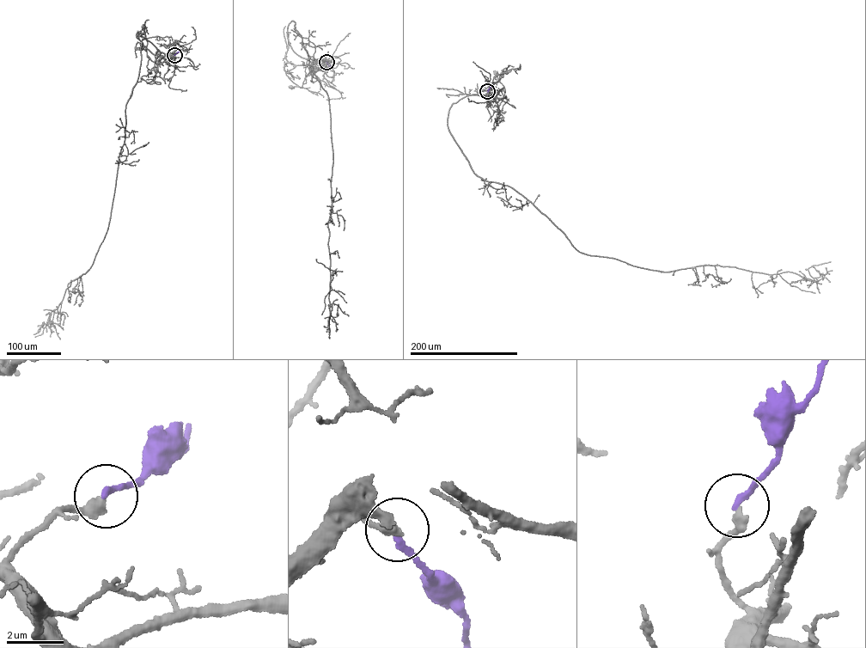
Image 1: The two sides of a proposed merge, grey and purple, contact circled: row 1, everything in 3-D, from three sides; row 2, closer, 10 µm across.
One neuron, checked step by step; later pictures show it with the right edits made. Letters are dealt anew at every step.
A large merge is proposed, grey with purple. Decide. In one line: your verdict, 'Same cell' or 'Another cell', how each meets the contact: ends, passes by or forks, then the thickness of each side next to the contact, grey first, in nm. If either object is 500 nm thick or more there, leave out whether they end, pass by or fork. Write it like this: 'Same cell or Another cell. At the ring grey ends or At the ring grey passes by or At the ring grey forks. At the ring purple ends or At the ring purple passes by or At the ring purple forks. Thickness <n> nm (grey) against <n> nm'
Another cell. At the ring grey ends. At the ring purple ends. Thickness 360 nm (grey) against 240 nm

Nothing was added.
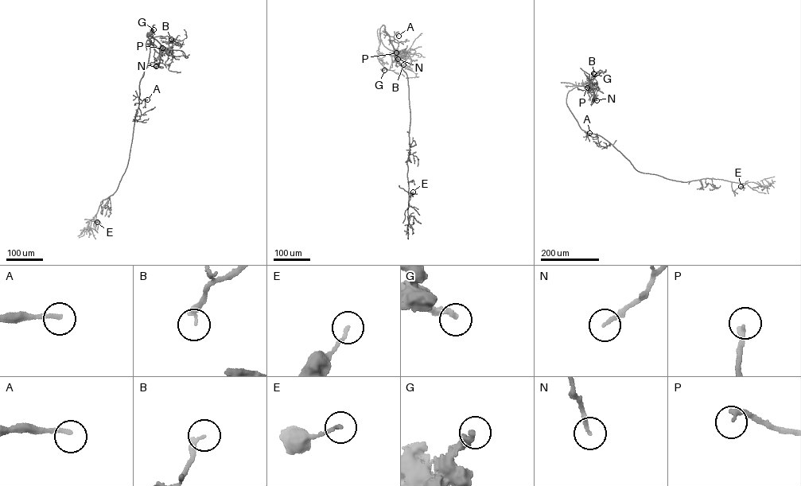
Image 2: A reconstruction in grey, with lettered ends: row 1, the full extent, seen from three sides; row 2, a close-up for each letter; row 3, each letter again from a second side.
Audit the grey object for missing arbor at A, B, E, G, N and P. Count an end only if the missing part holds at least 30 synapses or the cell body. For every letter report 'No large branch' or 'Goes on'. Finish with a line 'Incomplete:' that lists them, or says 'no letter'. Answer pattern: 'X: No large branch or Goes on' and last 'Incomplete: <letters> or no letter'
A: No large branch
B: No large branch
E: No large branch
G: No large branch
N: No large branch
P: Goes on
Incomplete: P

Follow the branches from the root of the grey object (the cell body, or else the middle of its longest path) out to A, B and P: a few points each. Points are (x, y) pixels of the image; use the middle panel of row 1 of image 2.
A: (383, 69), (388, 70), (396, 56), (383, 44), (380, 27), (385, 25), (392, 44), (394, 34), (398, 36)
B: (383, 69), (389, 69), (398, 52), (406, 56), (403, 64)
P: (383, 69), (389, 69), (396, 52)

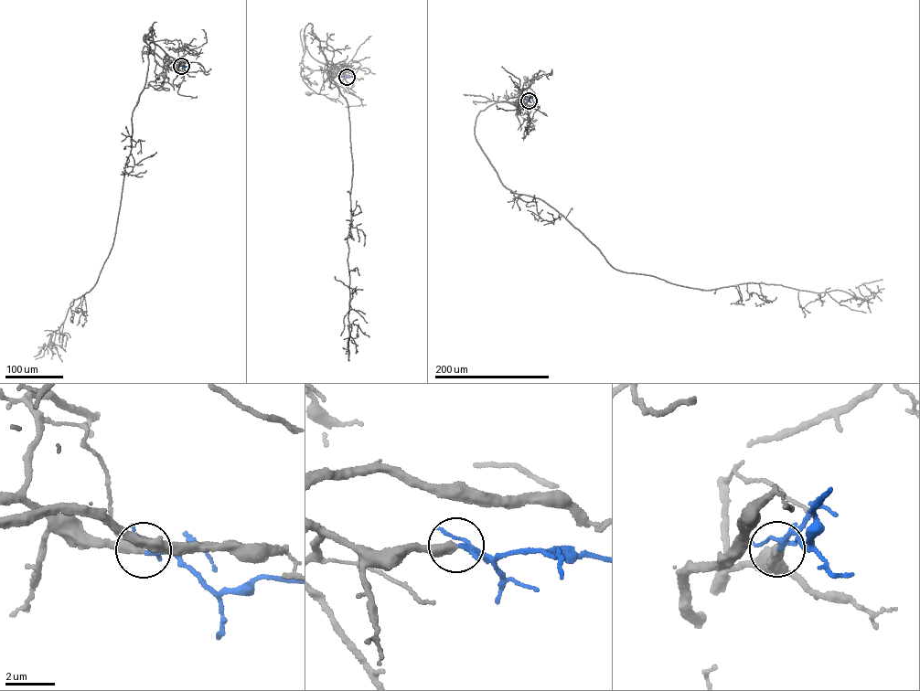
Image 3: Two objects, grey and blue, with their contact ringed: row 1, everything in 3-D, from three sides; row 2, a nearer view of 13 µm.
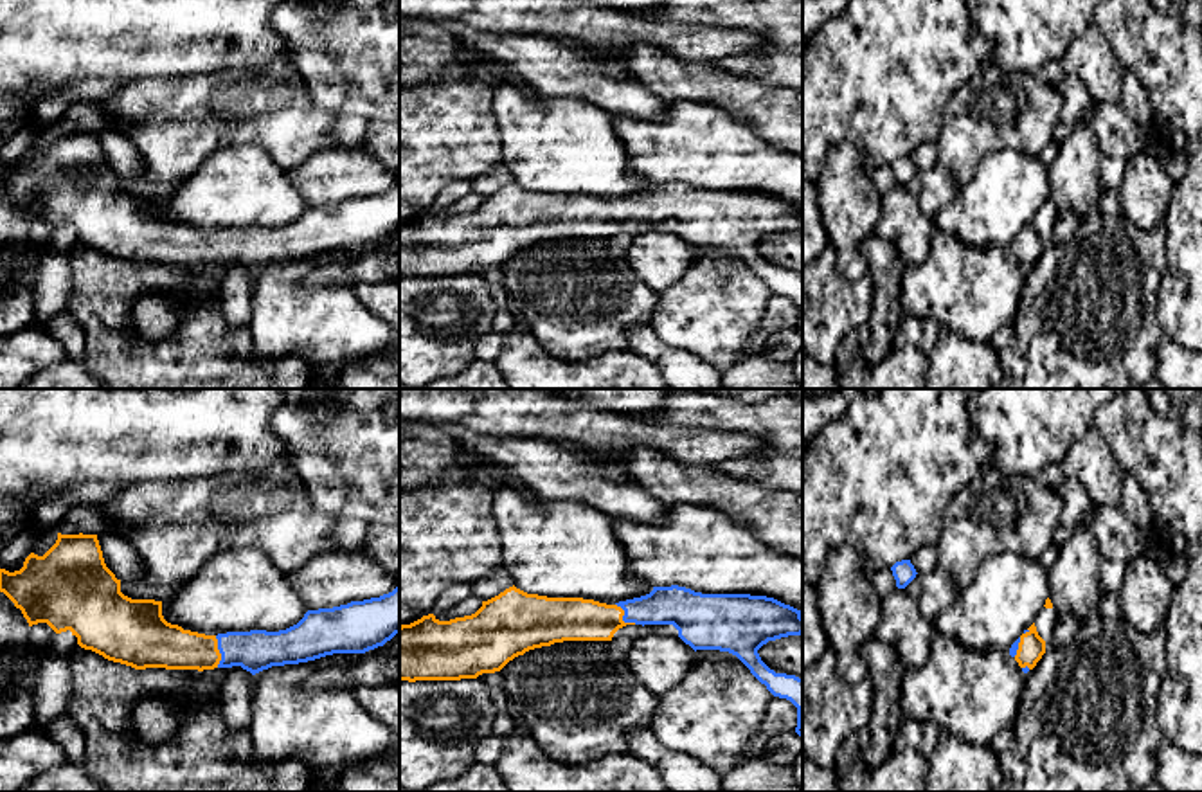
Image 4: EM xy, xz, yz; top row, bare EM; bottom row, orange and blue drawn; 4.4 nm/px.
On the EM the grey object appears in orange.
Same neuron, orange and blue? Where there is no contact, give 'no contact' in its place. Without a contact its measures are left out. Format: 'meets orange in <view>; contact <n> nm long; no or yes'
meets orange in xy; contact 140 nm long; yes

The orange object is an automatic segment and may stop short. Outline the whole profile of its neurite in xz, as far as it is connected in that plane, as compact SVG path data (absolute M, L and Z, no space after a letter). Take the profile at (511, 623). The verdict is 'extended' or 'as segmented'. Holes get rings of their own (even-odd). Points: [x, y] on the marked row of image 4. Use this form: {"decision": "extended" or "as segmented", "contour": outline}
{"decision": "extended", "contour": "M515 585L498 596L482 601L482 607L464 617L439 621L434 614L399 626L399 680L461 680L477 679L482 673L500 671L509 661L529 650L551 646L563 641L612 641L614 634L626 625L673 625L678 637L696 650L720 650L736 655L750 673L779 698L790 700L797 707L795 733L803 738L803 679L786 673L776 673L759 657L758 650L768 641L803 634L801 610L785 605L774 598L750 594L702 594L686 587L653 587L646 596L619 601L615 605L599 603L583 598L547 598L527 594Z"}

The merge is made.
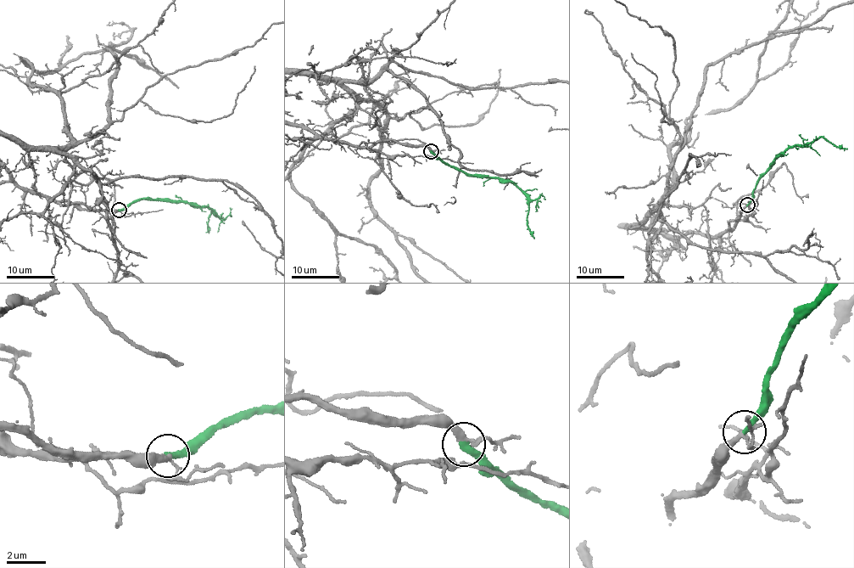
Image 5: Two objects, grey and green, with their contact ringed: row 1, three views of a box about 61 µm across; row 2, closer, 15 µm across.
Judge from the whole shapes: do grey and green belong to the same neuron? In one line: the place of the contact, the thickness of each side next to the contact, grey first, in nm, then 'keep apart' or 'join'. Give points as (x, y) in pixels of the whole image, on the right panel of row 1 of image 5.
at (747, 205); 240 nm thick on the grey side, 360 nm on the other; join

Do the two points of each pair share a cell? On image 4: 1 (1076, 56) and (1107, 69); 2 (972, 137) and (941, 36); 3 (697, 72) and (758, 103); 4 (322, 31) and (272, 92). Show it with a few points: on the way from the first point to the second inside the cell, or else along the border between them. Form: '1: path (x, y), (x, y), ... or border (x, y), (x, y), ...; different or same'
1: path (1084, 56), (1100, 69); same
2: border (986, 60), (954, 94), (940, 128); different
3: path (711, 83), (744, 96); same
4: border (288, 56), (313, 105); different

